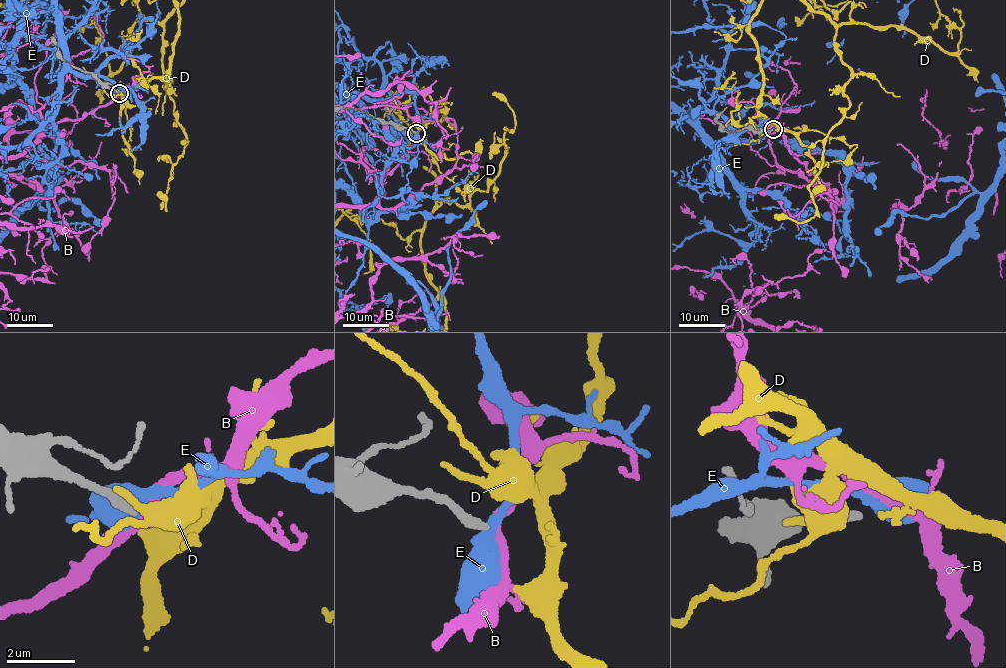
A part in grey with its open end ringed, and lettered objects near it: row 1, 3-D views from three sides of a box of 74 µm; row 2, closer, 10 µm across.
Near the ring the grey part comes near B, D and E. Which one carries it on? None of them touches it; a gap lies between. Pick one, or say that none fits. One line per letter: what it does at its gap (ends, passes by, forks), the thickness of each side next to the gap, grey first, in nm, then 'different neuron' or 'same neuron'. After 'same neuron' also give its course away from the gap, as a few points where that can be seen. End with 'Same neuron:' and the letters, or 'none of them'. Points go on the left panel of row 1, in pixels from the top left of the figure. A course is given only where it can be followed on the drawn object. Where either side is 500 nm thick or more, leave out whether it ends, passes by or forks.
B: it passes by; calibres 280 and 280 nm; different neuron
D: it forks; calibres 280 and 360 nm; different neuron
E: it passes by; calibres 280 and 440 nm; different neuron
Same neuron: none of them

